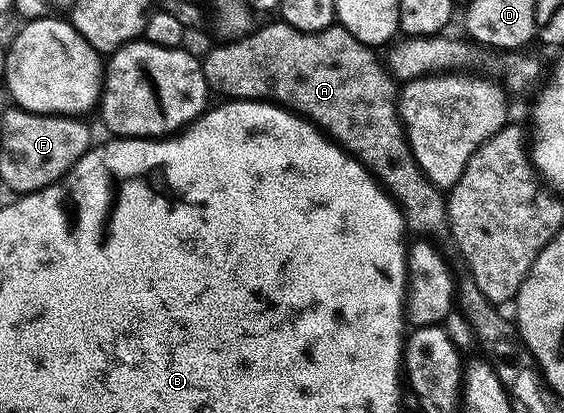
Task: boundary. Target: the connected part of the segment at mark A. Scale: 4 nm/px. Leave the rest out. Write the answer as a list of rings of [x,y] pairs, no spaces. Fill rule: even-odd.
[[[276,20],[271,24],[263,27],[261,25],[256,27],[251,33],[242,37],[241,39],[232,39],[228,42],[219,42],[219,45],[208,54],[207,57],[202,57],[202,65],[204,76],[207,79],[207,85],[212,93],[217,94],[220,92],[220,97],[234,98],[237,100],[261,100],[264,102],[274,102],[308,120],[312,124],[318,126],[320,129],[325,130],[326,135],[330,136],[332,140],[338,142],[342,147],[346,148],[353,156],[359,157],[368,168],[374,172],[375,177],[387,190],[390,195],[398,202],[399,206],[403,209],[403,216],[407,222],[408,229],[415,234],[431,234],[427,232],[444,231],[447,224],[447,201],[444,193],[435,185],[429,182],[429,178],[417,166],[417,162],[413,158],[411,148],[407,145],[407,134],[403,131],[403,122],[399,119],[399,105],[397,103],[397,84],[393,79],[391,73],[379,60],[374,56],[372,49],[368,45],[360,42],[359,39],[349,34],[347,30],[338,24],[332,24],[320,32],[299,31],[285,21]]]

